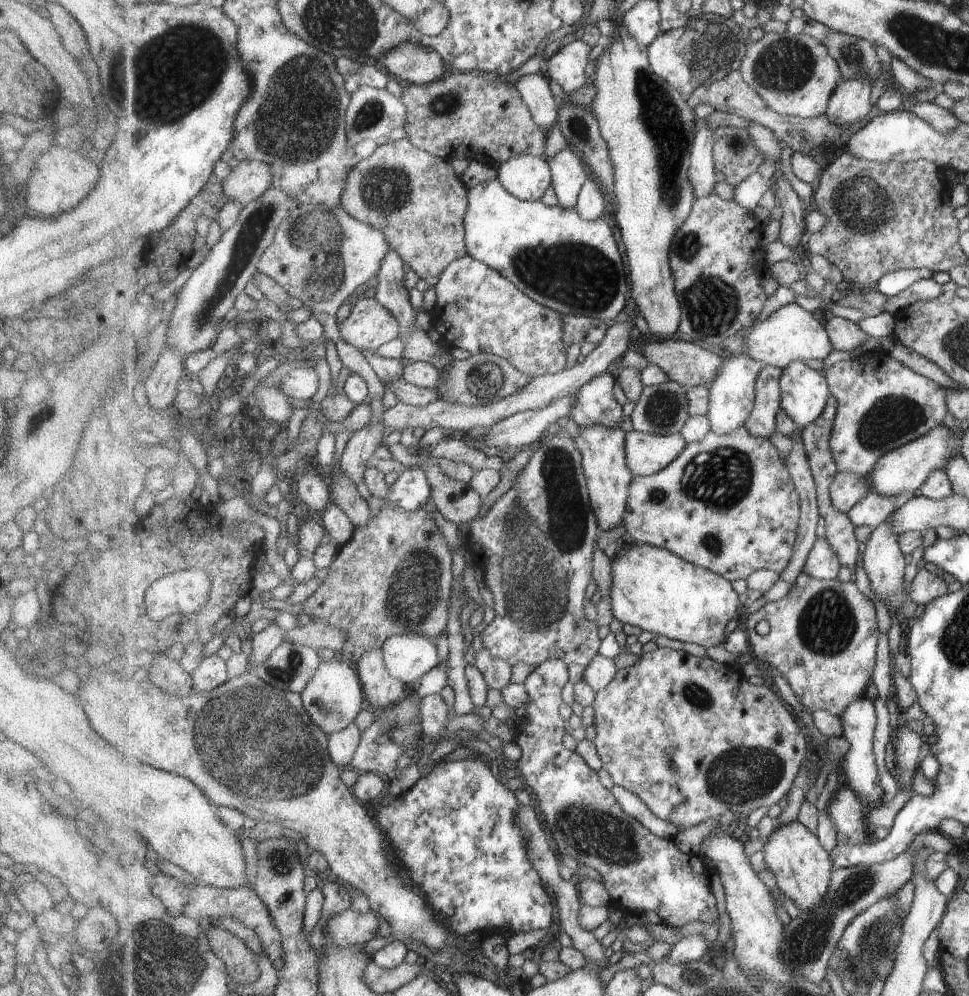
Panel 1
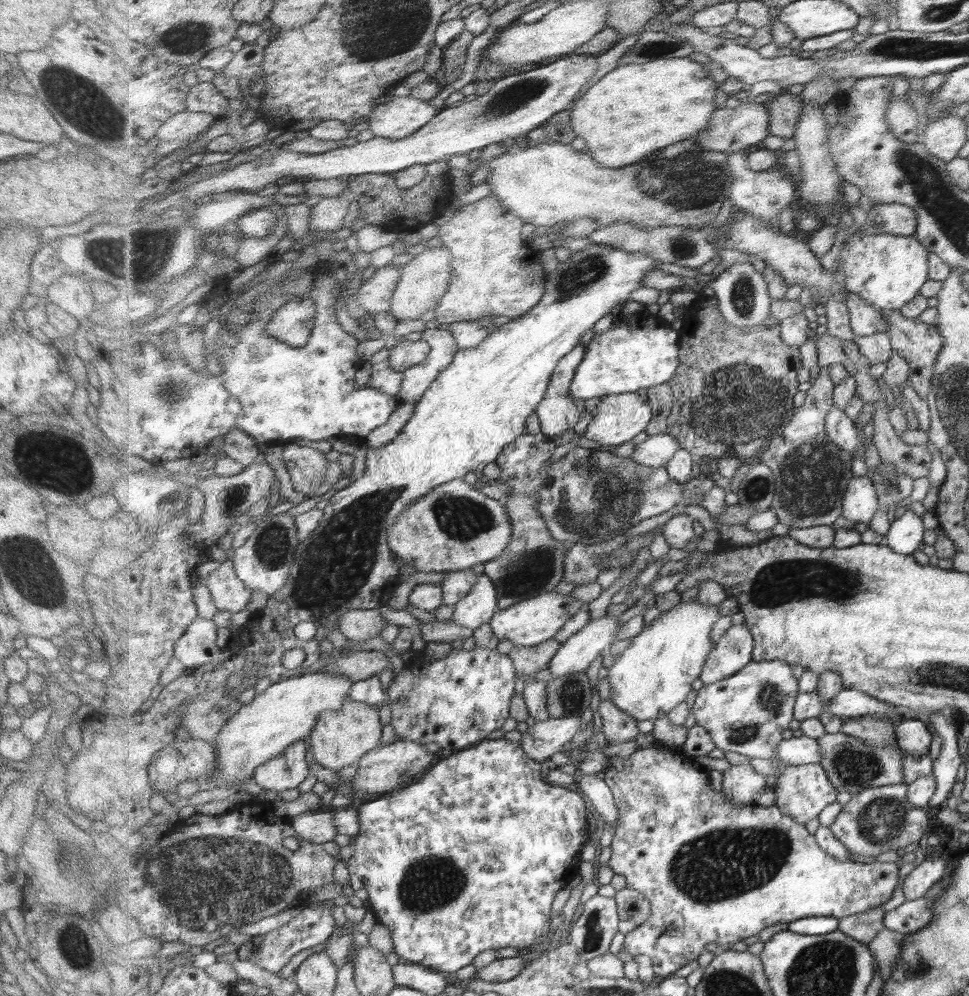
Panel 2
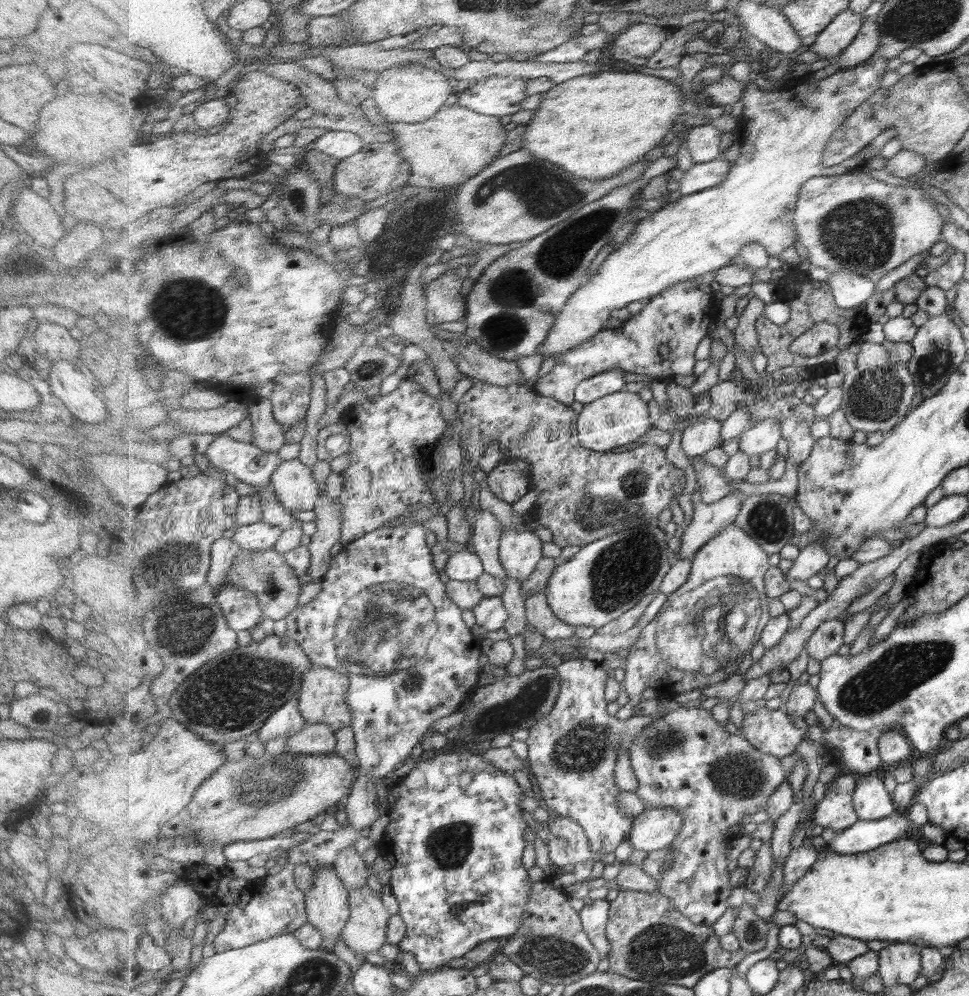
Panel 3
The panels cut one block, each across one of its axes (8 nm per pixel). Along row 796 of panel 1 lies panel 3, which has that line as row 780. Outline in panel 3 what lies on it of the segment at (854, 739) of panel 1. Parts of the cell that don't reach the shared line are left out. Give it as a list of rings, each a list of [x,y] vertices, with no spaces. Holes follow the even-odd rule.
[[[879,774],[860,776],[854,806],[861,820],[882,820],[899,811],[887,790],[883,775]]]

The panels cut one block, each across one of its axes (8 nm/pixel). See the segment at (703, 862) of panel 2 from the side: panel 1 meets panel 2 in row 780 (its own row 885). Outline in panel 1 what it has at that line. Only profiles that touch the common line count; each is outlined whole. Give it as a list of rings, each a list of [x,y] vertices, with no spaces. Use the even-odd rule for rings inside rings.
[[[549,659],[540,664],[524,680],[522,688],[528,694],[527,715],[517,722],[515,742],[521,748],[522,756],[514,764],[524,779],[533,789],[537,804],[546,818],[547,826],[552,830],[561,855],[575,858],[599,872],[606,884],[611,898],[621,902],[629,914],[643,916],[655,912],[661,922],[670,927],[683,928],[693,922],[715,923],[719,920],[719,900],[711,890],[709,876],[699,876],[691,866],[692,853],[683,854],[673,838],[667,840],[655,836],[629,816],[619,804],[611,789],[605,788],[599,780],[599,774],[576,750],[569,750],[564,745],[568,722],[563,720],[559,708],[563,704],[563,686],[571,682],[568,664],[561,659]]]

